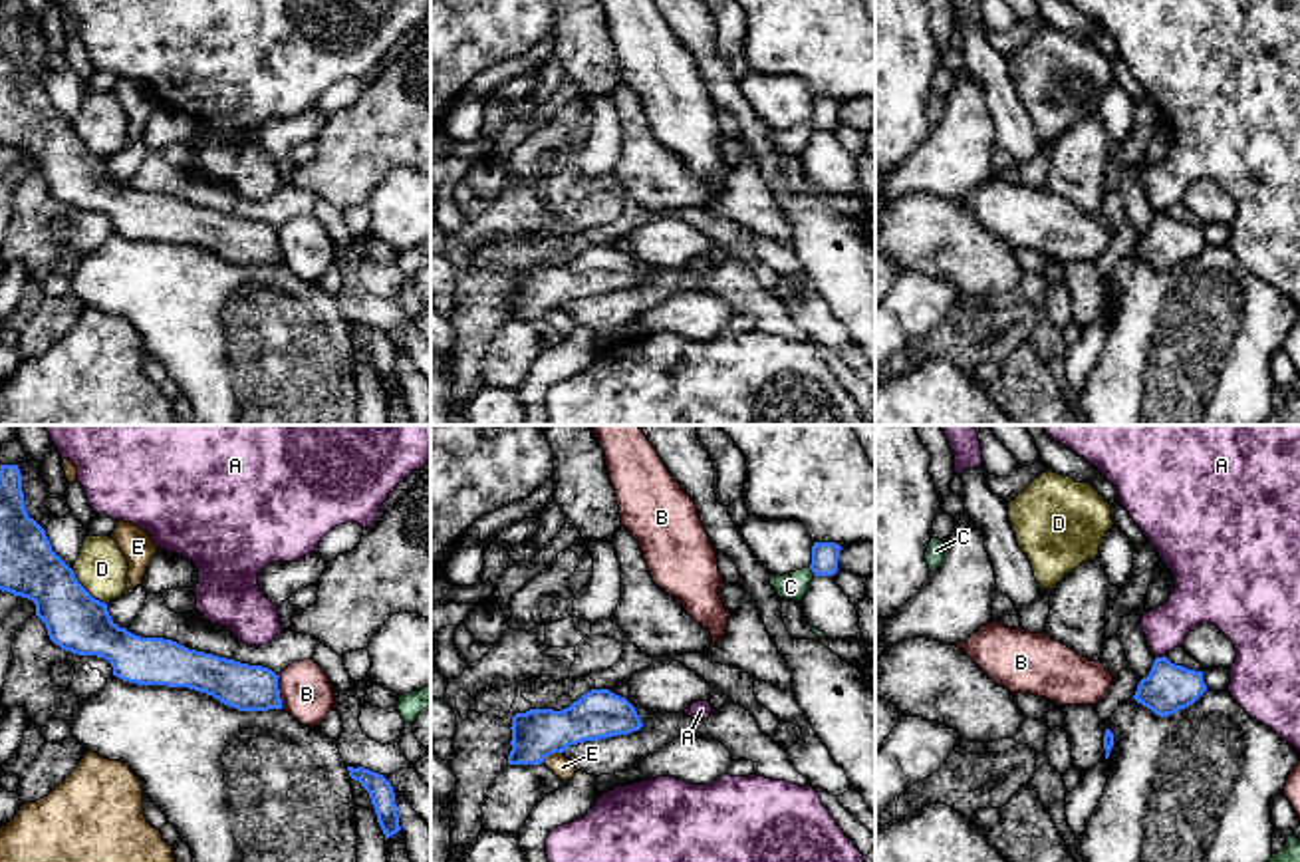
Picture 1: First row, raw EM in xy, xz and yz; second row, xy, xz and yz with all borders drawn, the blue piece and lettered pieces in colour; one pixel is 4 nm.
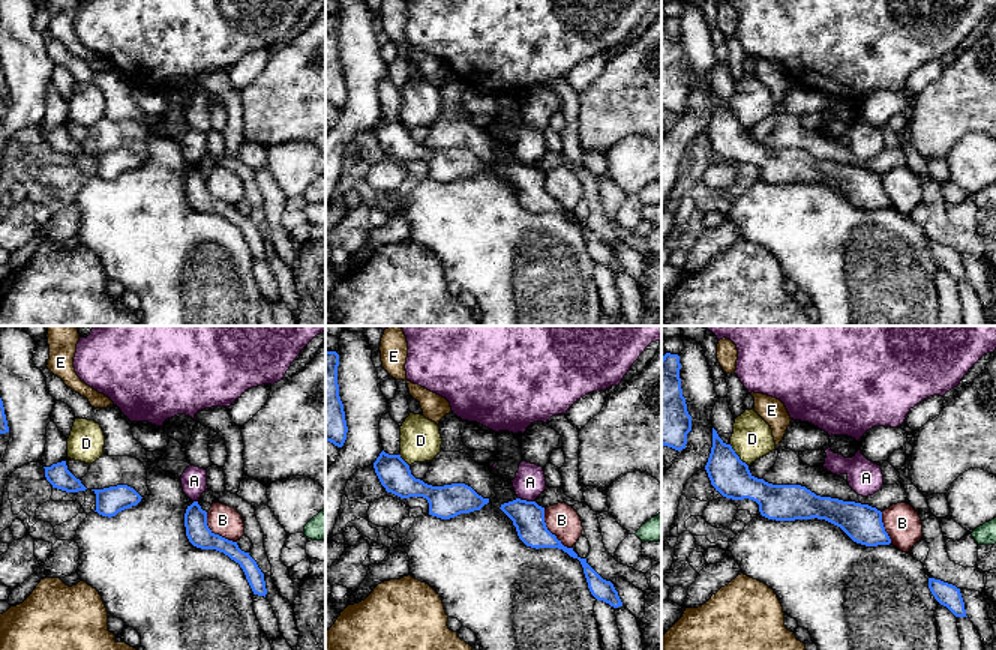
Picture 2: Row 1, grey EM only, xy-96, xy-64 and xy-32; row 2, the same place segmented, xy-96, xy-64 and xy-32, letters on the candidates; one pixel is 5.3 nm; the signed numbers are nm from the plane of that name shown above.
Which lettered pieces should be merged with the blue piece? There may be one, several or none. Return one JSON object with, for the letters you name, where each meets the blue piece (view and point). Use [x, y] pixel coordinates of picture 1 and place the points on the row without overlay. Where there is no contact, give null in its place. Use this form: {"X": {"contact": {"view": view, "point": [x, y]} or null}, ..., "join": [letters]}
{"join": []}

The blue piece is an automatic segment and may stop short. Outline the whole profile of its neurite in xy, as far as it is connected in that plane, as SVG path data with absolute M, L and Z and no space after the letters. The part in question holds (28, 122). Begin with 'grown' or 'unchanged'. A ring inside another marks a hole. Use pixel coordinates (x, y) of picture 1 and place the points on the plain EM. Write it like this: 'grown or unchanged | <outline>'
unchanged | M0 20L0 145L32 155L56 201L107 215L123 236L189 242L238 266L282 264L272 224L119 183L28 72L18 20Z

